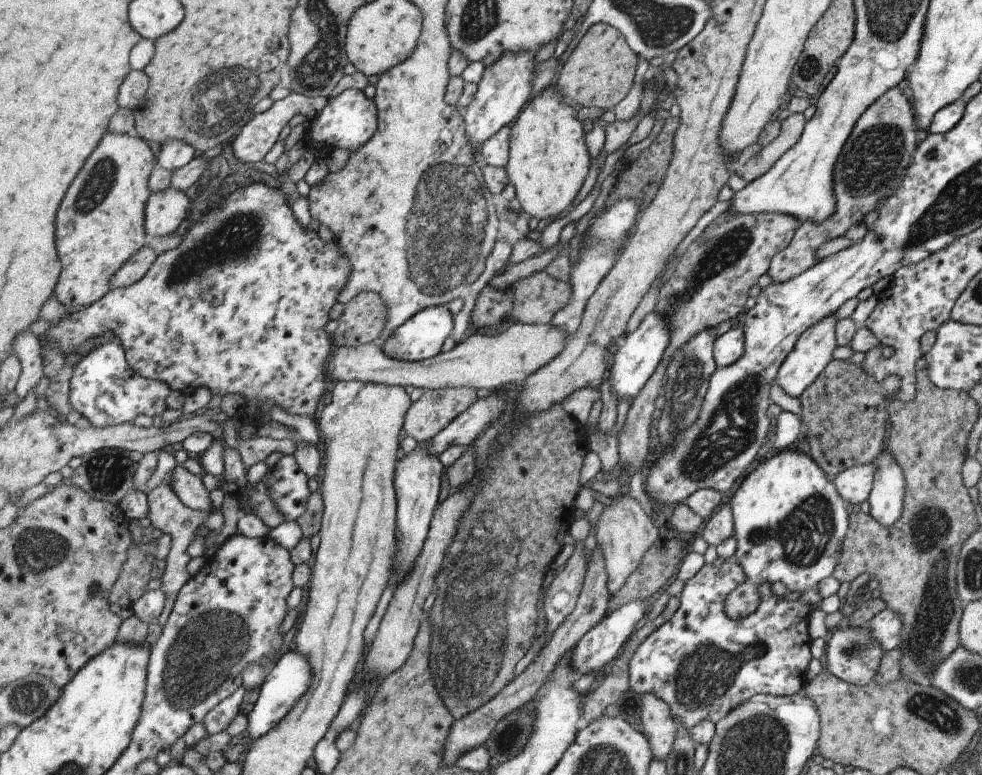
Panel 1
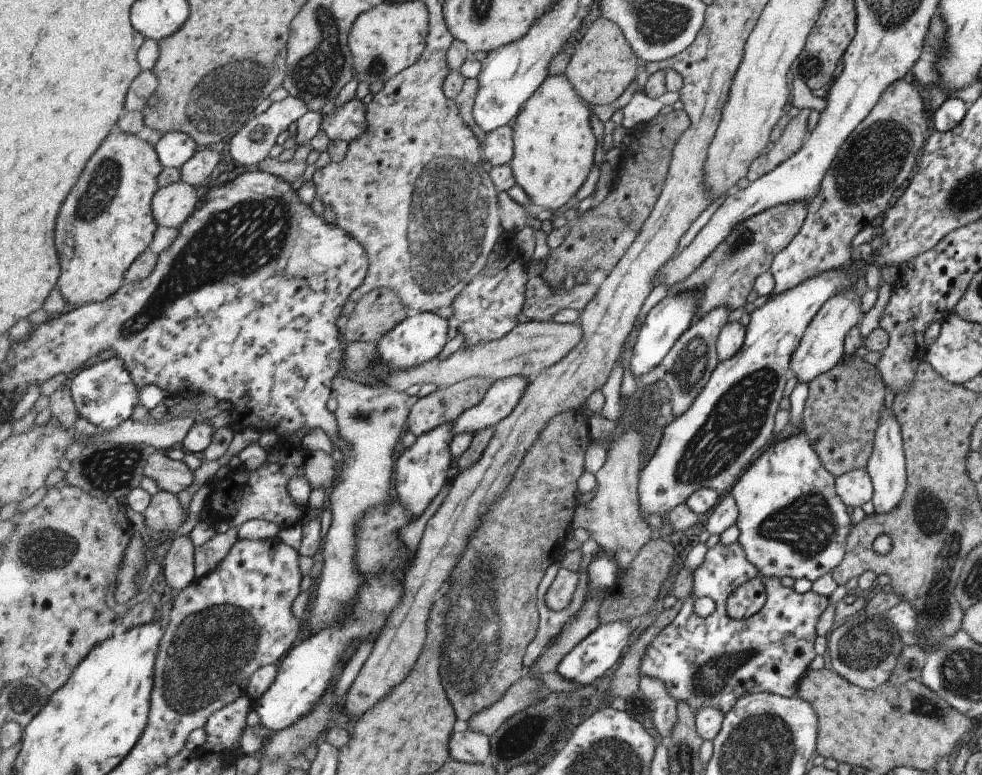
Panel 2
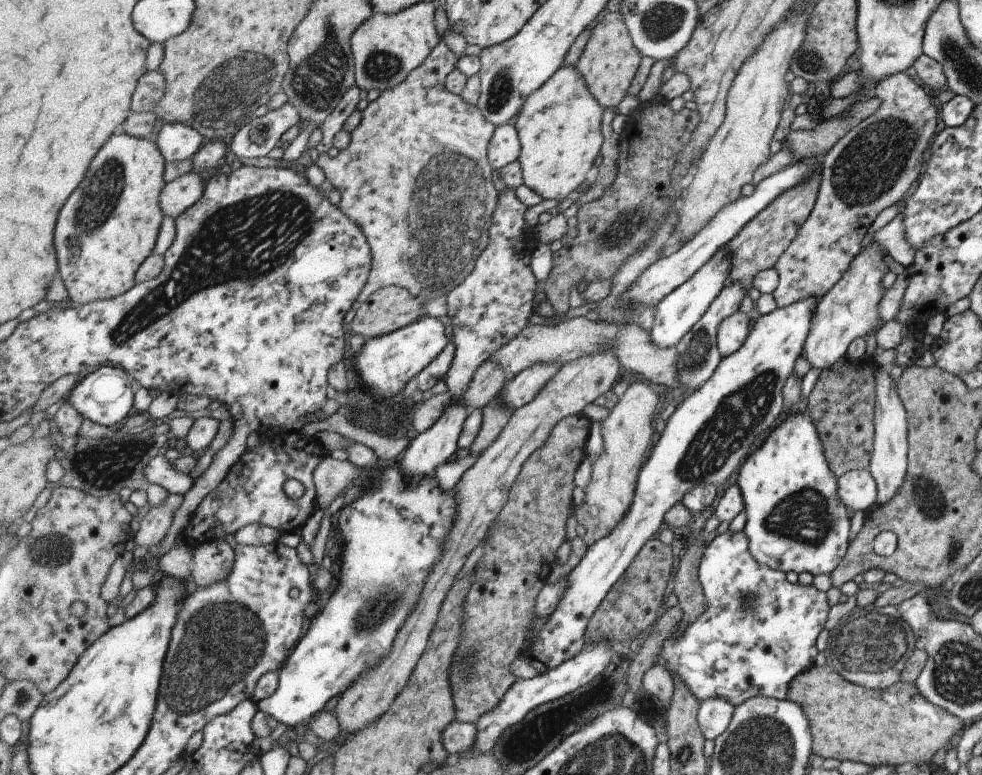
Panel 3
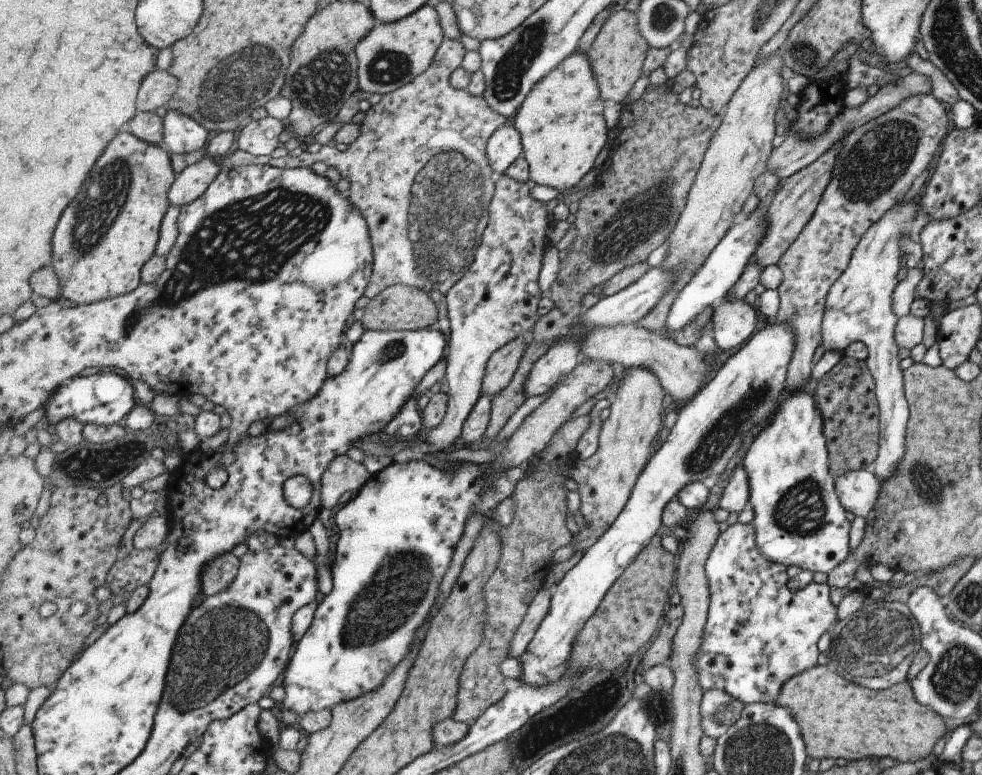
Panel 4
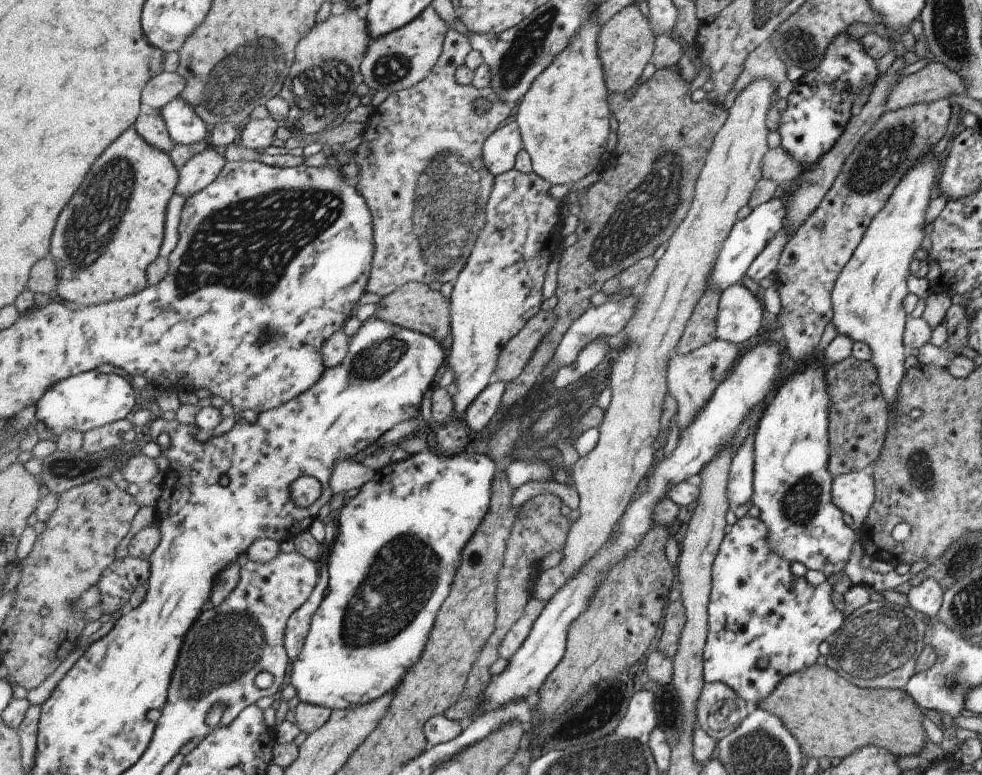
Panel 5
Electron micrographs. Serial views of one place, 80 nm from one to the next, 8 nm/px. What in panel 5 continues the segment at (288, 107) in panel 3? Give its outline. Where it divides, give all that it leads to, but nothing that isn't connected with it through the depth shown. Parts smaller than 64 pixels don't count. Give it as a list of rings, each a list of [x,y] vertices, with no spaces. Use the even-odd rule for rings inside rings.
[[[277,118],[249,119],[241,128],[240,140],[246,147],[262,153],[263,149],[273,144],[273,138],[279,130]]]

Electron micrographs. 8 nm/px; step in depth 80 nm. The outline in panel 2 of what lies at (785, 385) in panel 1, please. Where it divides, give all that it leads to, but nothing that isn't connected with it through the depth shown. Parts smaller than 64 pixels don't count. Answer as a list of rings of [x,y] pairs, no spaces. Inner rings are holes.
[[[851,287],[825,300],[817,309],[816,315],[809,321],[795,352],[791,355],[789,375],[794,374],[797,381],[809,384],[811,379],[829,370],[844,352],[845,335],[853,327],[858,328],[863,315],[861,297]]]

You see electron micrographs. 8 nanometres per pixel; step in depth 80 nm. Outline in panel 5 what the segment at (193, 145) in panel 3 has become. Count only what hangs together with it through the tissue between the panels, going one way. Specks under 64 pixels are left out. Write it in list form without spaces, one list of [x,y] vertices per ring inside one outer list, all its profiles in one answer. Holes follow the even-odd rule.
[[[175,97],[160,110],[160,114],[176,144],[195,144],[209,140],[209,124],[197,114],[187,99]]]

